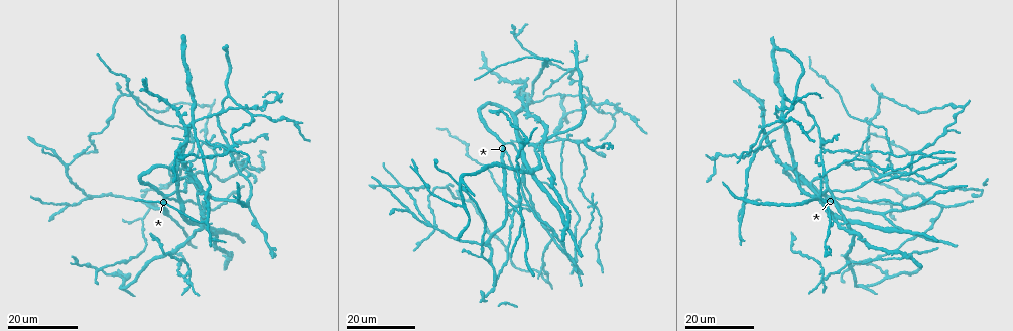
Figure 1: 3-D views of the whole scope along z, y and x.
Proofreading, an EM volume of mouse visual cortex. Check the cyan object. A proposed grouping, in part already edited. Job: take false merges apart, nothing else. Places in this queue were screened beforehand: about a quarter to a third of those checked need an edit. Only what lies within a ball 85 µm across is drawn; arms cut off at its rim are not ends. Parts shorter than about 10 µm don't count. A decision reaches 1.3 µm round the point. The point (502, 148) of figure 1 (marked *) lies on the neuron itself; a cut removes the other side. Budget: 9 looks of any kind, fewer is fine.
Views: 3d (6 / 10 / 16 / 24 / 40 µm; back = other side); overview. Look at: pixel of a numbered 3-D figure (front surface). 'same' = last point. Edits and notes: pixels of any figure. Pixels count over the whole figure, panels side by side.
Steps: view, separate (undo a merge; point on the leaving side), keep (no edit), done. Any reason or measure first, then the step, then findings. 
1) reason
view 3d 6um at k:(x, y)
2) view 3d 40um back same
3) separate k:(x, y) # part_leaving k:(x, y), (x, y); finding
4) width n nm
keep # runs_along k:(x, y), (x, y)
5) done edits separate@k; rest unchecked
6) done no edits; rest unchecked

view 3d 24um at 1:(810, 182)

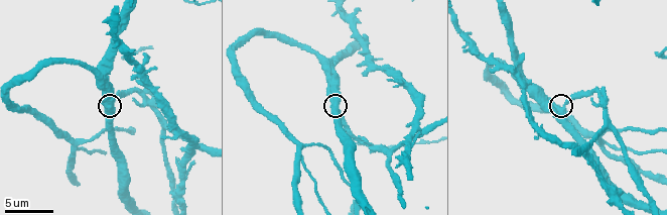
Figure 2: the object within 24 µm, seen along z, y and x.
view 3d 6um at 2:(563, 108)

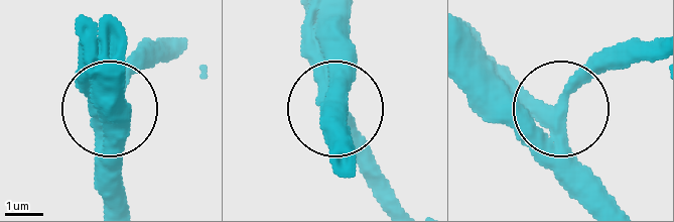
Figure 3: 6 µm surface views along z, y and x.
view 3d 6um back at 3:(563, 105)

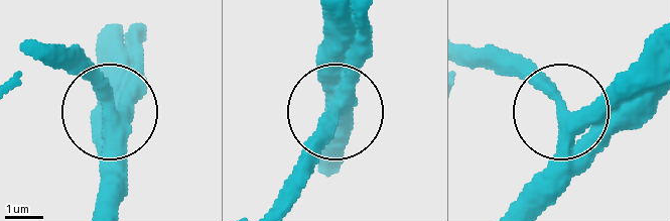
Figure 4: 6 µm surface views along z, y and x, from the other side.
side_arm 52 um
keep # runs_along 4:(653, 42), (594, 100), (559, 113), (550, 203); all the same neuron

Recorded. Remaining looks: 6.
four or more arms meet
view 3d 24um at 1:(190, 282)

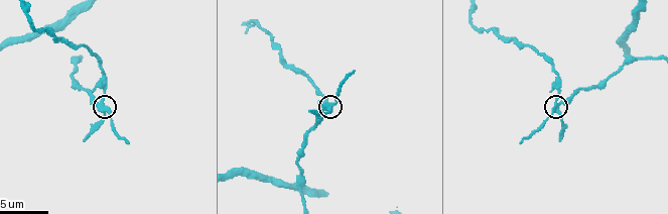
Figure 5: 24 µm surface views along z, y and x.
view 3d 10um at 5:(103, 104)

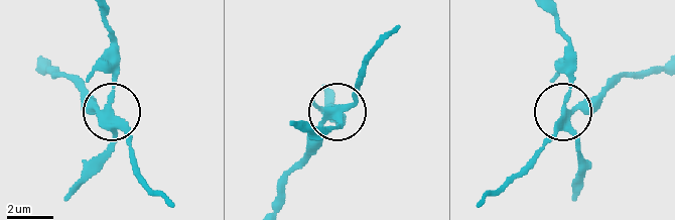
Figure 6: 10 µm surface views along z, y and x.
arms 4
separate 6:(113, 150) # a second neuron is stuck on

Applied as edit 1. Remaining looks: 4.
three arms meet
view 3d 24um at 1:(251, 109)

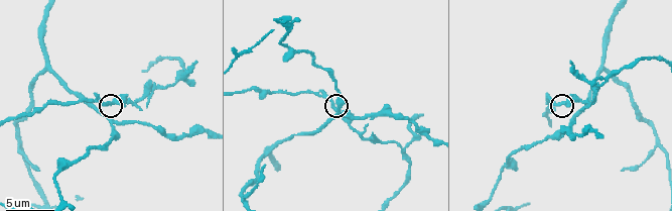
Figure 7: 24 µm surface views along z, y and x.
view 3d 6um at 7:(334, 110)

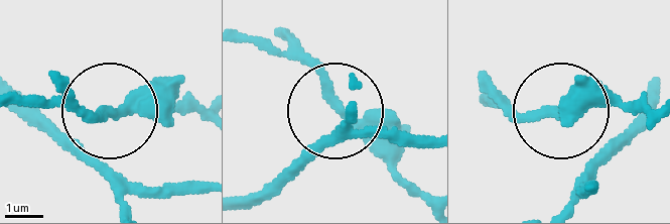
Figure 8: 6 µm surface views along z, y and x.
arms 3
keep # runs_along 8:(243, 41), (300, 61), (413, 193); one neuron here

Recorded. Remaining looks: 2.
three arms meet
view 3d 24um at 1:(578, 145)

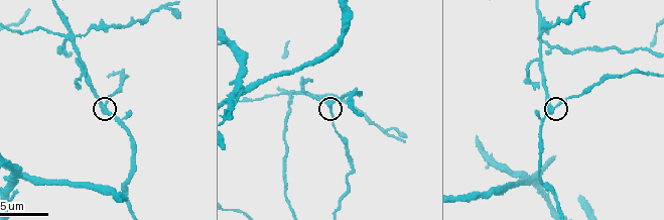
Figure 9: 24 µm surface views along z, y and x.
view 3d 10um at 9:(554, 106)

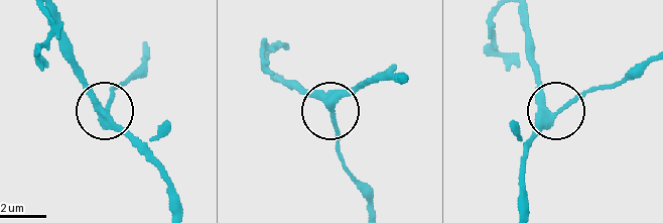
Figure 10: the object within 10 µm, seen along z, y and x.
width 280 nm
keep # runs_along 10:(521, 14), (525, 54), (538, 95), (552, 112), (527, 145); one neuron here

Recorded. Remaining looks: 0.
done edits separate@6; rest unchecked

